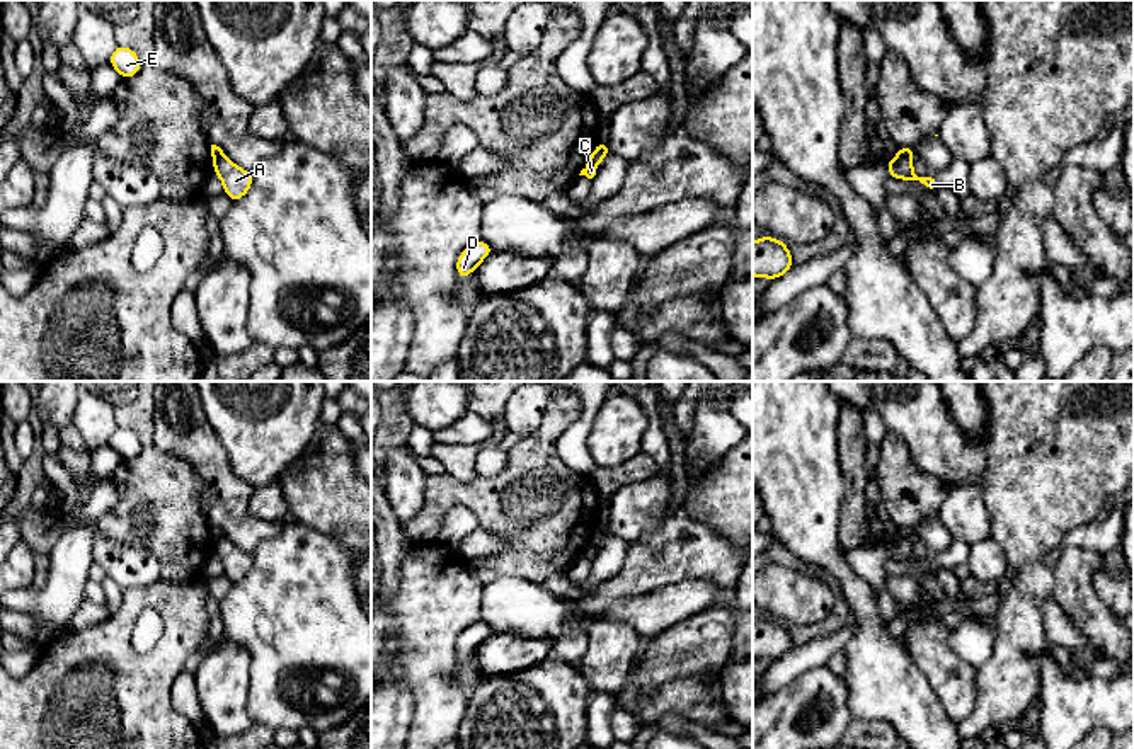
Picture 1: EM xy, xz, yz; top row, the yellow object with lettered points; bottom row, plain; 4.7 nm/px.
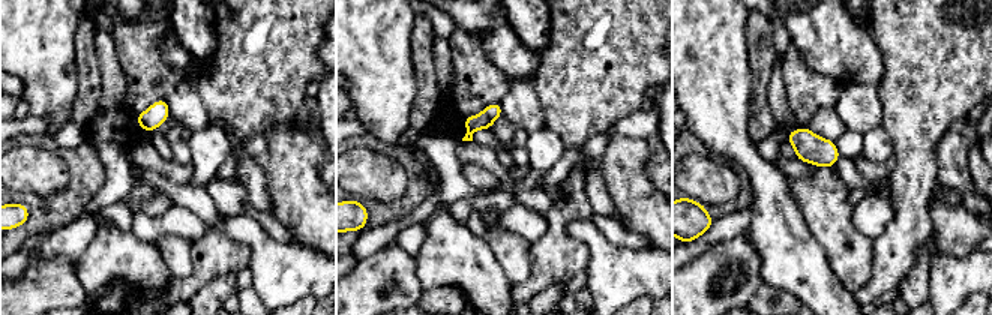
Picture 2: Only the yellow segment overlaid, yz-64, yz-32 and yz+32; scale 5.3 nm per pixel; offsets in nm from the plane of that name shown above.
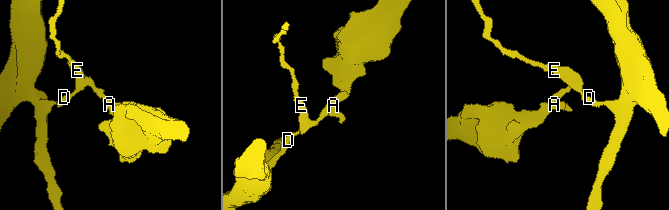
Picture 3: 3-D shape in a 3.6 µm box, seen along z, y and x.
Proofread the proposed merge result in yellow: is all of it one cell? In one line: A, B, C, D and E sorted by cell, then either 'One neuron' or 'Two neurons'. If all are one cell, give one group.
Groups: A B / C D E. Two neurons

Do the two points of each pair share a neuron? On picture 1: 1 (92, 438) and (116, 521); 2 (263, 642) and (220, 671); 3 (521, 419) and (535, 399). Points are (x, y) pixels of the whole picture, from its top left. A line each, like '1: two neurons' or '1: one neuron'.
1: two neurons
2: two neurons
3: one neuron

